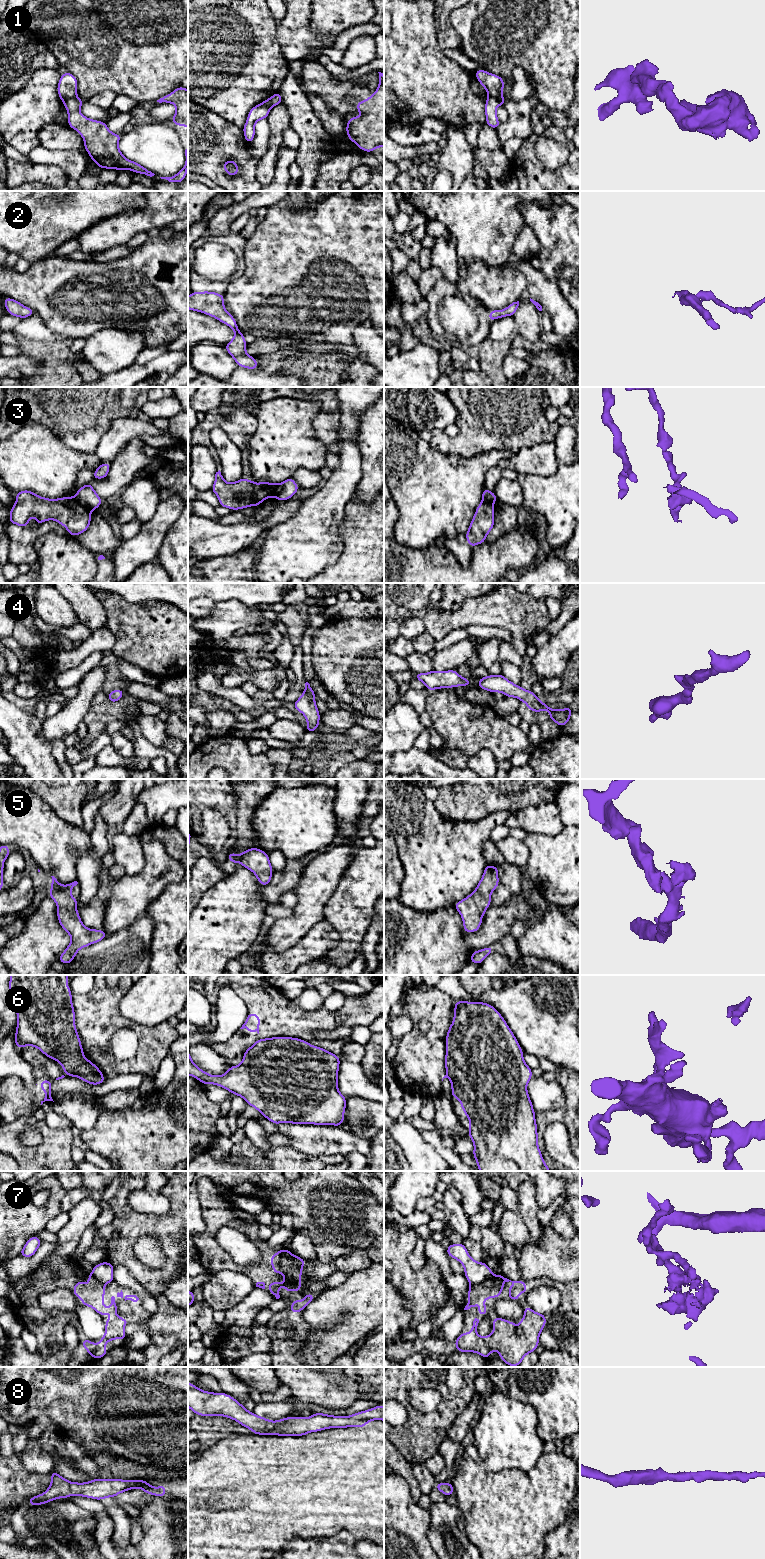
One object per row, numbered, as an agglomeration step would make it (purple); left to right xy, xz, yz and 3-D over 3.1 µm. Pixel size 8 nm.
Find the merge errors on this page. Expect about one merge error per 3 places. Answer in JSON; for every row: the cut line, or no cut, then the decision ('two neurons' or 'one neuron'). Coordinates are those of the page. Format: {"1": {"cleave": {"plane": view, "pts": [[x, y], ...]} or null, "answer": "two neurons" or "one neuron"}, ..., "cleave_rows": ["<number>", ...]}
{"1": {"cleave": {"plane": "yz", "pts": [[489, 95], [499, 103]]}, "answer": "two neurons"}, "2": {"cleave": null, "answer": "one neuron"}, "3": {"cleave": {"plane": "xy", "pts": [[74, 497], [91, 510]]}, "answer": "two neurons"}, "4": {"cleave": null, "answer": "one neuron"}, "5": {"cleave": null, "answer": "one neuron"}, "6": {"cleave": {"plane": "xy", "pts": [[69, 1075], [72, 1076]]}, "answer": "two neurons"}, "7": {"cleave": {"plane": "yz", "pts": [[492, 1274], [482, 1282], [471, 1285]]}, "answer": "two neurons"}, "8": {"cleave": null, "answer": "one neuron"}, "cleave_rows": ["1", "3", "6", "7"]}

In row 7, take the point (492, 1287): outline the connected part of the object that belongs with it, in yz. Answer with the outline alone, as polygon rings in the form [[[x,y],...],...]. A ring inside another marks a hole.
[[[492,1275],[491,1277],[489,1277],[488,1279],[486,1279],[483,1283],[481,1284],[473,1284],[470,1285],[469,1290],[468,1290],[468,1296],[469,1296],[469,1300],[467,1305],[465,1306],[464,1310],[468,1310],[472,1307],[474,1307],[475,1305],[478,1304],[478,1302],[481,1300],[481,1307],[477,1308],[477,1312],[480,1315],[487,1315],[487,1307],[486,1307],[486,1303],[484,1302],[485,1299],[489,1299],[489,1298],[496,1298],[496,1297],[500,1297],[501,1293],[502,1293],[502,1288],[504,1286],[503,1282],[512,1282],[513,1286],[508,1288],[508,1292],[509,1292],[509,1296],[508,1299],[512,1299],[515,1301],[519,1300],[519,1294],[524,1292],[524,1293],[528,1293],[526,1284],[524,1281],[519,1280],[519,1281],[511,1281],[507,1278],[505,1278],[503,1275]]]

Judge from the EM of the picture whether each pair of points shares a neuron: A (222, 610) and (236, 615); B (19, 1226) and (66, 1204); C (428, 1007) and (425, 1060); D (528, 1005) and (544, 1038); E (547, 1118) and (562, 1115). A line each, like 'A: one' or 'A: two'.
A: one
B: two
C: one
D: one
E: one

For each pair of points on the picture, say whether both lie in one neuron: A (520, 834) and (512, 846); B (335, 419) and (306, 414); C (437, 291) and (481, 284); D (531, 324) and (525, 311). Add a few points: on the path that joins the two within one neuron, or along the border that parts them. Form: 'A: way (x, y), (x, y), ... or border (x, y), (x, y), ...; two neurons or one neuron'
A: border (509, 835), (523, 841); two neurons
B: border (319, 412), (313, 420), (313, 431), (317, 439); two neurons
C: border (453, 283), (462, 295), (470, 295), (477, 301); two neurons
D: way (528, 321), (527, 314); one neuron

